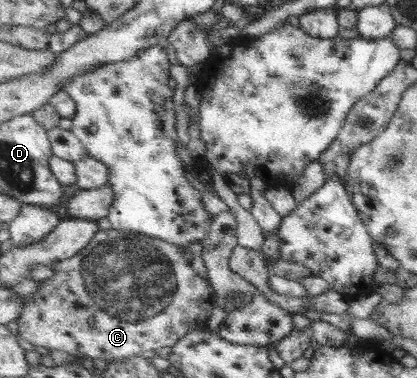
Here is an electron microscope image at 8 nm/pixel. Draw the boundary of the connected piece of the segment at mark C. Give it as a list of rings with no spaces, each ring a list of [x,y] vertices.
[[[114,228],[99,230],[87,248],[82,249],[80,254],[56,262],[51,267],[55,272],[54,275],[42,281],[38,292],[34,292],[27,298],[26,306],[24,306],[20,318],[16,321],[21,338],[32,345],[42,346],[46,349],[62,350],[81,360],[88,357],[91,359],[102,358],[109,362],[136,355],[146,358],[156,358],[156,356],[159,356],[168,359],[170,354],[172,354],[174,346],[181,338],[184,338],[190,331],[206,328],[208,320],[212,318],[211,309],[212,304],[214,304],[214,287],[206,281],[206,277],[202,277],[202,275],[196,272],[192,261],[184,256],[184,247],[161,238],[154,238],[147,234],[134,233],[132,231],[116,230]]]

